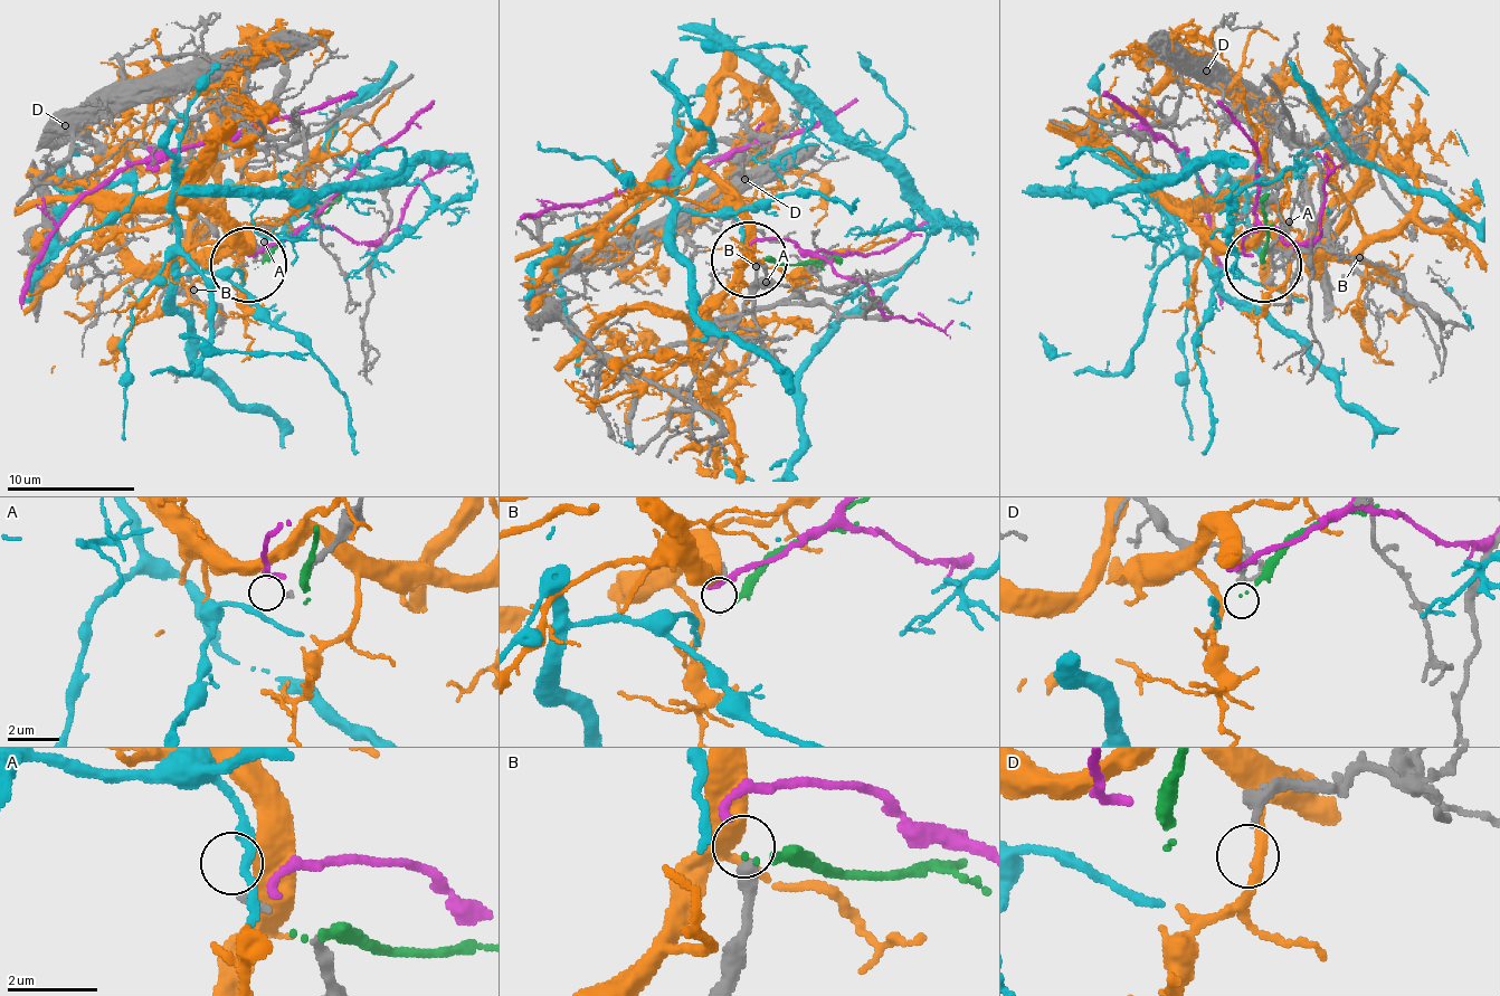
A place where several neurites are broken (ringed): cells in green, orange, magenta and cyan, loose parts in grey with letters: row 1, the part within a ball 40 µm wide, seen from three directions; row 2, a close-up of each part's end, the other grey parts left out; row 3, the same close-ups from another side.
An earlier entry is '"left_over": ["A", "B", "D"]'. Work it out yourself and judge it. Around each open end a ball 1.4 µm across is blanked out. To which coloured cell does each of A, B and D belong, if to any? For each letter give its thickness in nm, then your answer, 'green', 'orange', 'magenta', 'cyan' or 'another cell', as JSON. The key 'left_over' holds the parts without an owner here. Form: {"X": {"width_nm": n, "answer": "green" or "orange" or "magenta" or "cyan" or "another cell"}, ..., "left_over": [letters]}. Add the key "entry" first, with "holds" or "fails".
{"entry": "fails", "A": {"width_nm": 170, "answer": "another cell"}, "B": {"width_nm": 400, "answer": "magenta"}, "D": {"width_nm": 300, "answer": "another cell"}, "left_over": ["A", "D"]}

